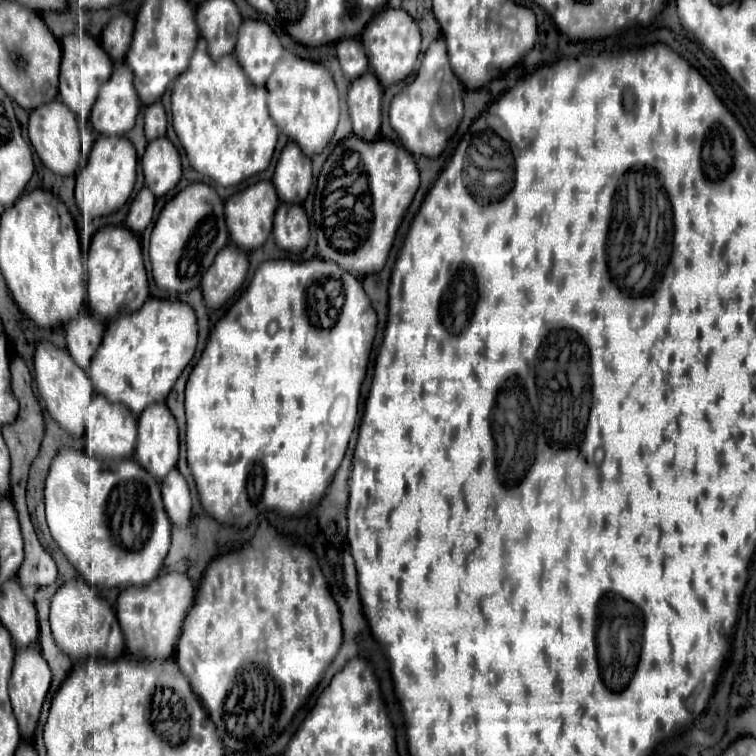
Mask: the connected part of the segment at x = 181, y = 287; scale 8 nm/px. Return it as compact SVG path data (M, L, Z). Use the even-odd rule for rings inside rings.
M191 184L181 190L159 214L153 234L149 260L155 284L169 294L187 294L201 284L205 270L221 248L229 244L223 202L207 184Z

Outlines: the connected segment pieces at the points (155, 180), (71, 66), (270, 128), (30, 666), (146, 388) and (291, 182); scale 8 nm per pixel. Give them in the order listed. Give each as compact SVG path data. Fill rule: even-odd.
M157 138L149 142L147 152L141 160L145 186L155 194L155 198L171 192L181 180L181 158L175 146L167 138Z
M69 34L61 40L61 50L63 50L63 60L61 60L61 72L59 72L59 100L77 116L81 124L89 120L93 102L97 100L99 88L109 80L113 62L101 50L97 40L89 34Z
M201 38L197 42L195 54L189 62L189 68L177 76L173 94L171 94L171 110L173 110L173 128L177 132L177 138L193 166L199 174L211 178L219 186L237 186L251 176L263 172L275 152L277 146L277 126L271 122L267 112L267 90L265 88L253 88L241 66L237 64L235 56L223 56L221 60L213 62L207 54L207 42Z
M29 646L29 650L17 650L15 652L13 674L11 674L11 680L9 680L9 698L11 698L13 714L17 718L19 732L21 732L23 740L31 740L31 736L35 734L39 712L41 712L43 700L47 696L49 684L51 684L51 670L49 670L43 654L41 654L41 648L39 646Z
M149 298L137 314L127 314L107 324L103 342L87 370L97 394L123 402L139 416L147 406L165 402L177 378L191 362L197 346L197 320L183 302Z
M289 142L279 156L273 176L273 184L281 202L303 204L309 196L311 182L311 160L305 158L305 154L301 154L301 148L295 142Z

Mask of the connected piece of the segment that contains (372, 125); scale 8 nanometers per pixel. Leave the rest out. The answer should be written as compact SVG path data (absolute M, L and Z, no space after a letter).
M371 72L357 78L349 88L347 104L353 122L353 134L365 142L371 142L379 136L381 96L383 96L383 86L379 84L377 76Z

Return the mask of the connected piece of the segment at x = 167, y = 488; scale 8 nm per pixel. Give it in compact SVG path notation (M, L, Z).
M173 468L167 478L161 482L163 490L163 506L169 514L169 520L173 526L185 530L191 518L191 492L185 482L185 478L179 474L177 468Z

